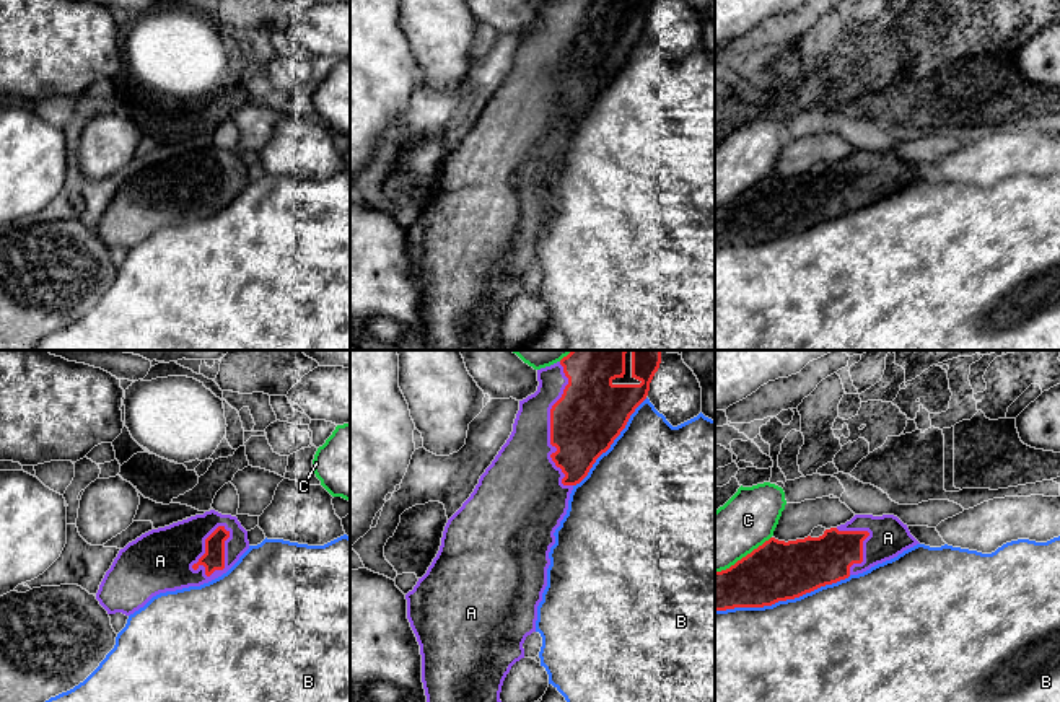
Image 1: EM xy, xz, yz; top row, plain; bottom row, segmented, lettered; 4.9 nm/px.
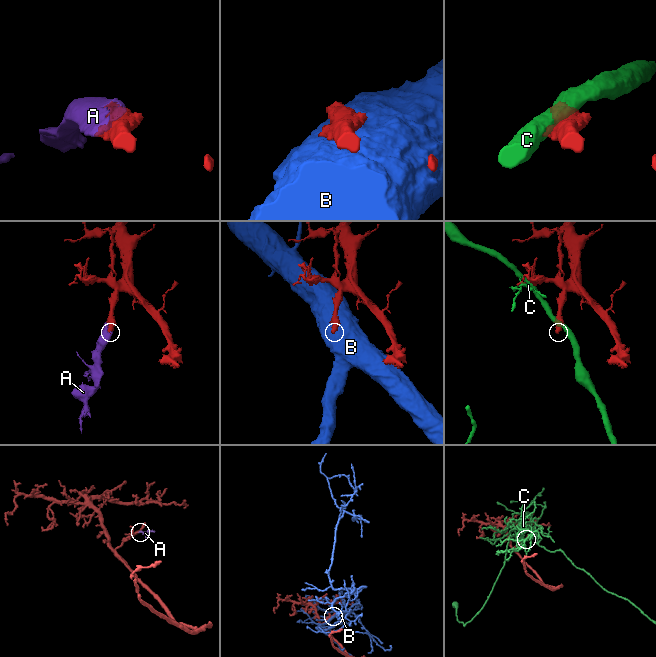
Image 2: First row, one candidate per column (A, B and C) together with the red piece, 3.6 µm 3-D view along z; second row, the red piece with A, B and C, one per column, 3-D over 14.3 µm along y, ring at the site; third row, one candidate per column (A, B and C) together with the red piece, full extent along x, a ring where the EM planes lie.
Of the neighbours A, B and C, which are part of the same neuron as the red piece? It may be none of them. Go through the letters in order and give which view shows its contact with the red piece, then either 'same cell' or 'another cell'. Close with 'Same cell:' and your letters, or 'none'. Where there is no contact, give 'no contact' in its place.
A: xz | same cell
B: yz | another cell
C: yz | another cell
Same cell: A

